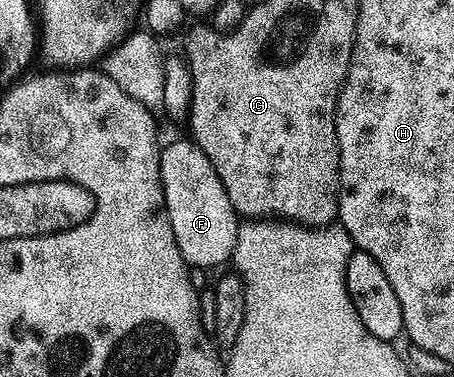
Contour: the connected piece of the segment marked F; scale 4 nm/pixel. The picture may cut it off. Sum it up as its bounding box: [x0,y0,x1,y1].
[161,139,239,270]

